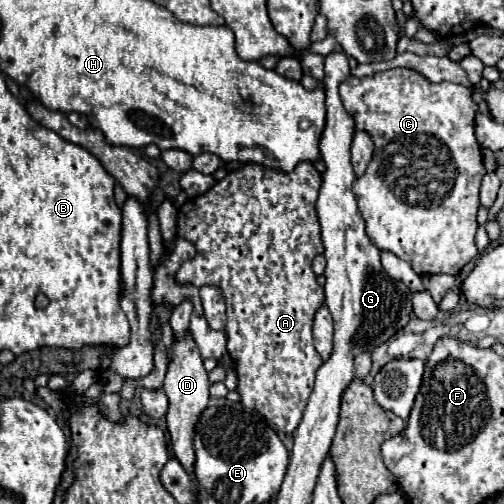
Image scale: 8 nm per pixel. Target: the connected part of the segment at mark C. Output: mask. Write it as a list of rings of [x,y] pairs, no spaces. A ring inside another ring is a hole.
[[[394,68],[370,78],[348,76],[340,84],[340,98],[354,118],[356,130],[368,132],[374,142],[372,162],[352,186],[372,244],[382,252],[392,252],[406,260],[418,276],[458,274],[478,254],[474,244],[478,230],[476,212],[480,208],[478,190],[486,174],[482,150],[474,136],[478,104],[472,100],[472,92],[462,84],[432,84],[418,72]]]

